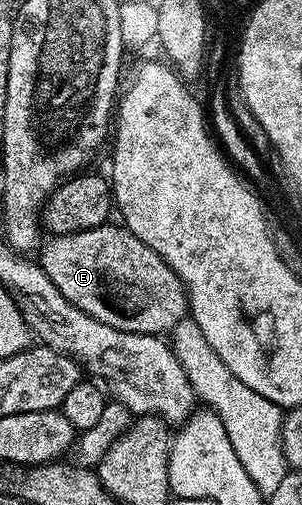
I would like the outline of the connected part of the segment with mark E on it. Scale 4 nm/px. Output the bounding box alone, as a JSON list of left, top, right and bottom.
[40,224,188,336]

